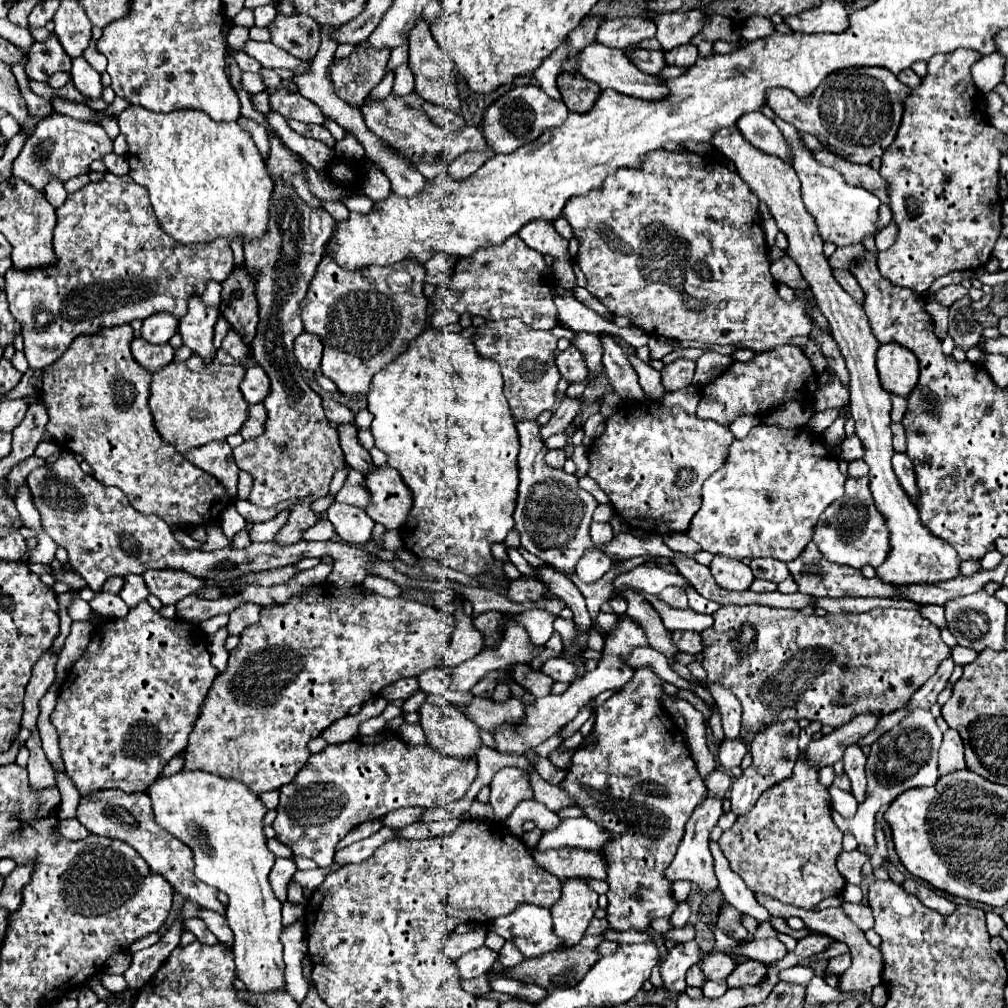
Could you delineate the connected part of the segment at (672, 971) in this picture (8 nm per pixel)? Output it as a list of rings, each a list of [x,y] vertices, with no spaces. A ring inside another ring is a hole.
[[[696,941],[676,943],[674,949],[668,951],[666,959],[660,965],[660,975],[664,987],[672,999],[676,999],[686,989],[686,971],[702,959],[702,949]]]

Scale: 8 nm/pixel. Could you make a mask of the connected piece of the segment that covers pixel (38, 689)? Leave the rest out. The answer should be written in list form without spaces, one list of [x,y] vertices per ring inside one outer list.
[[[48,649],[42,653],[40,661],[36,661],[32,669],[32,679],[26,687],[24,695],[24,715],[22,715],[22,727],[34,731],[36,729],[36,719],[38,719],[38,703],[40,697],[46,693],[46,689],[54,683],[56,679],[56,657],[60,653]]]

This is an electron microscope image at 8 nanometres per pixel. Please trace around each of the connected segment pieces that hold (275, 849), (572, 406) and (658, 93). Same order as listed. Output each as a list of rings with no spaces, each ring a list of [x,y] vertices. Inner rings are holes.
[[[268,839],[268,849],[276,855],[276,857],[294,857],[292,849],[288,849],[288,845],[282,845],[276,839]]]
[[[564,397],[560,407],[554,411],[552,419],[540,427],[540,433],[542,433],[542,439],[548,439],[550,435],[554,433],[562,433],[570,427],[570,423],[574,421],[574,417],[580,413],[580,405],[582,405],[582,399],[572,399],[572,397]]]
[[[592,43],[580,53],[578,67],[580,67],[580,73],[586,79],[594,81],[602,91],[614,89],[618,93],[632,95],[632,97],[638,97],[644,101],[660,101],[660,99],[668,97],[668,87],[664,85],[664,79],[642,73],[628,57],[624,57],[624,51],[620,51],[620,49],[610,49],[610,47],[604,47],[600,43]]]

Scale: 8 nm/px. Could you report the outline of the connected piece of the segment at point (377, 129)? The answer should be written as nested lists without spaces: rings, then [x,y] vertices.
[[[412,91],[408,97],[392,97],[392,95],[388,95],[386,99],[366,97],[364,105],[360,107],[360,113],[372,133],[376,133],[380,139],[384,139],[392,149],[396,149],[400,155],[410,159],[414,165],[434,163],[434,161],[450,163],[470,149],[486,147],[486,141],[484,141],[484,135],[480,129],[468,127],[468,125],[462,127],[458,133],[442,129],[428,119],[428,115],[422,109],[422,103],[424,103],[424,99],[420,99],[416,91]]]

